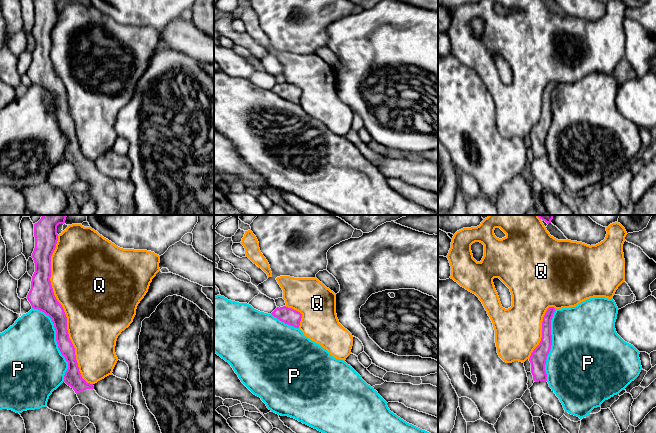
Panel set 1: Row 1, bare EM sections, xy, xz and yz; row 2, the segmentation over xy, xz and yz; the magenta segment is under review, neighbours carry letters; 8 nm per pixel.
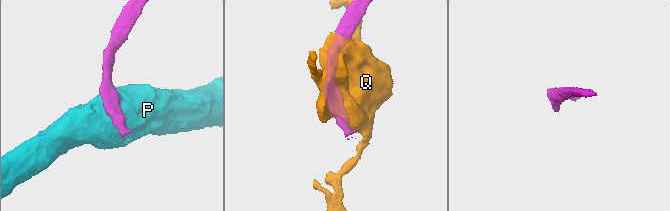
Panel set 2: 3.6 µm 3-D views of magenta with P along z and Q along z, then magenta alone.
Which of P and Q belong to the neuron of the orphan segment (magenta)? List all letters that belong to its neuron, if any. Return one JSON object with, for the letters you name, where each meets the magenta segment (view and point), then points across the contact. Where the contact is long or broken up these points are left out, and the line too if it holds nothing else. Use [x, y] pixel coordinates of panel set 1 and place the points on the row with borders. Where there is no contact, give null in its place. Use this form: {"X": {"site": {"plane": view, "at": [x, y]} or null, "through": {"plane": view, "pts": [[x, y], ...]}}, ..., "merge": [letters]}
{"merge": []}

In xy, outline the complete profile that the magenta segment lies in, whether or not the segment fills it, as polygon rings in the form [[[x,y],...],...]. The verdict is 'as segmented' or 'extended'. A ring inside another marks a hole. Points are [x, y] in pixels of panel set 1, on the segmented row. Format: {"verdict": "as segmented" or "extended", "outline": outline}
{"verdict": "extended", "outline": [[[43,215],[34,224],[35,248],[31,257],[35,263],[35,272],[27,299],[32,308],[44,312],[52,319],[58,348],[68,362],[64,382],[75,391],[80,403],[89,409],[88,418],[94,424],[96,433],[135,433],[133,406],[100,397],[93,384],[82,378],[75,348],[69,338],[66,314],[53,292],[50,281],[51,256],[58,241],[57,226],[64,224],[66,217]]]}

